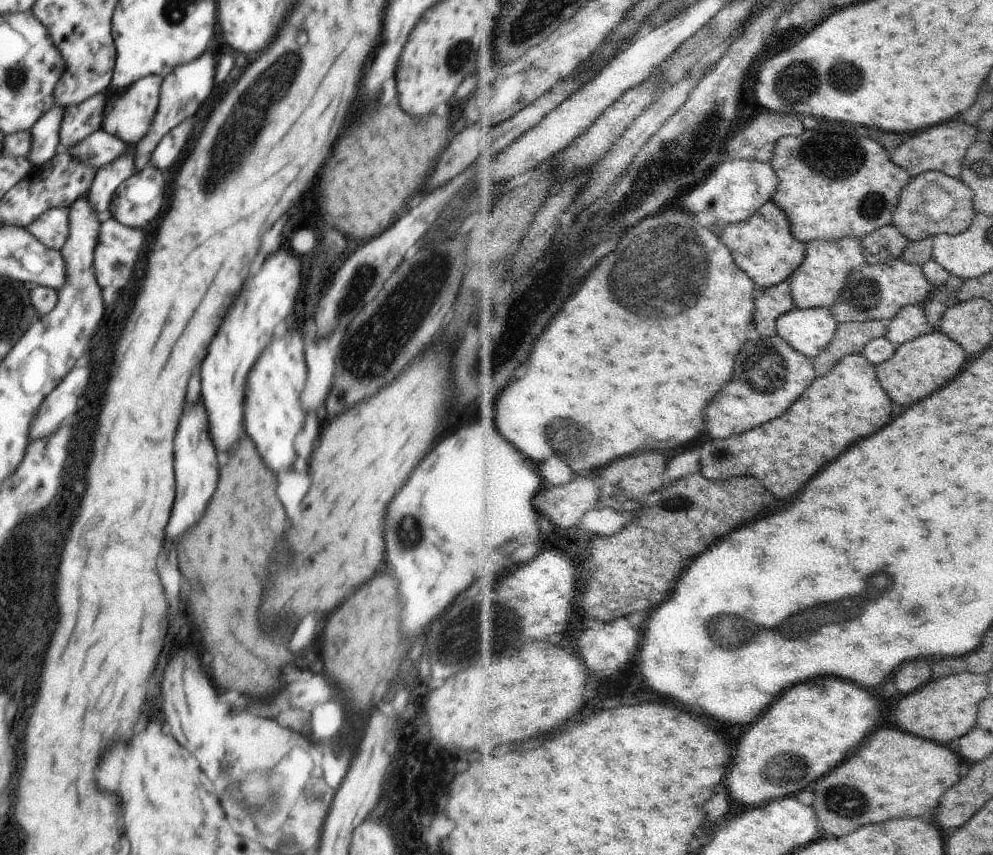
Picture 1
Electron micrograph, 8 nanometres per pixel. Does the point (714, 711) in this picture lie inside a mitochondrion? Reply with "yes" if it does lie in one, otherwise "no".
no

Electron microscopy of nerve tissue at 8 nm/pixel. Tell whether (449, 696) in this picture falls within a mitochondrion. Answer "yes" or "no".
no

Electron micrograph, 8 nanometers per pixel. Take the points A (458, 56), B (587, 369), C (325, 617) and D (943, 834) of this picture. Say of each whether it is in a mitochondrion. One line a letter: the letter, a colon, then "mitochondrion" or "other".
A: mitochondrion
B: other
C: other
D: other

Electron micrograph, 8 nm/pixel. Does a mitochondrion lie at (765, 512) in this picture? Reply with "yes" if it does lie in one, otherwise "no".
no

